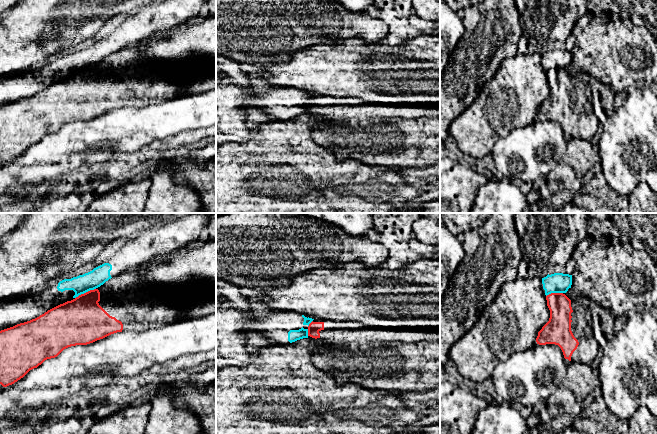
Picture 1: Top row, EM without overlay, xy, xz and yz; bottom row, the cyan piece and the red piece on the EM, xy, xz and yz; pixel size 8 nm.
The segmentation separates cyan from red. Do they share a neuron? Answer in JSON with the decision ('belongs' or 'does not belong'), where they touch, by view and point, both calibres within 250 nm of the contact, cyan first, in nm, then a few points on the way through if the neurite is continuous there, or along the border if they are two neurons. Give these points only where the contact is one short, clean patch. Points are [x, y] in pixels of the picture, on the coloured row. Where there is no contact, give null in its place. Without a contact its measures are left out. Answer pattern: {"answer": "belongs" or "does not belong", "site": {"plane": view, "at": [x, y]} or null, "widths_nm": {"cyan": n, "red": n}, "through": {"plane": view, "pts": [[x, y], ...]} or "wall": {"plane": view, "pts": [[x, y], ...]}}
{"answer": "does not belong", "site": {"plane": "xy", "at": [85, 292]}, "widths_nm": {"cyan": 150, "red": 380}, "wall": {"plane": "xy", "pts": [[95, 288], [81, 293], [75, 298]]}}

